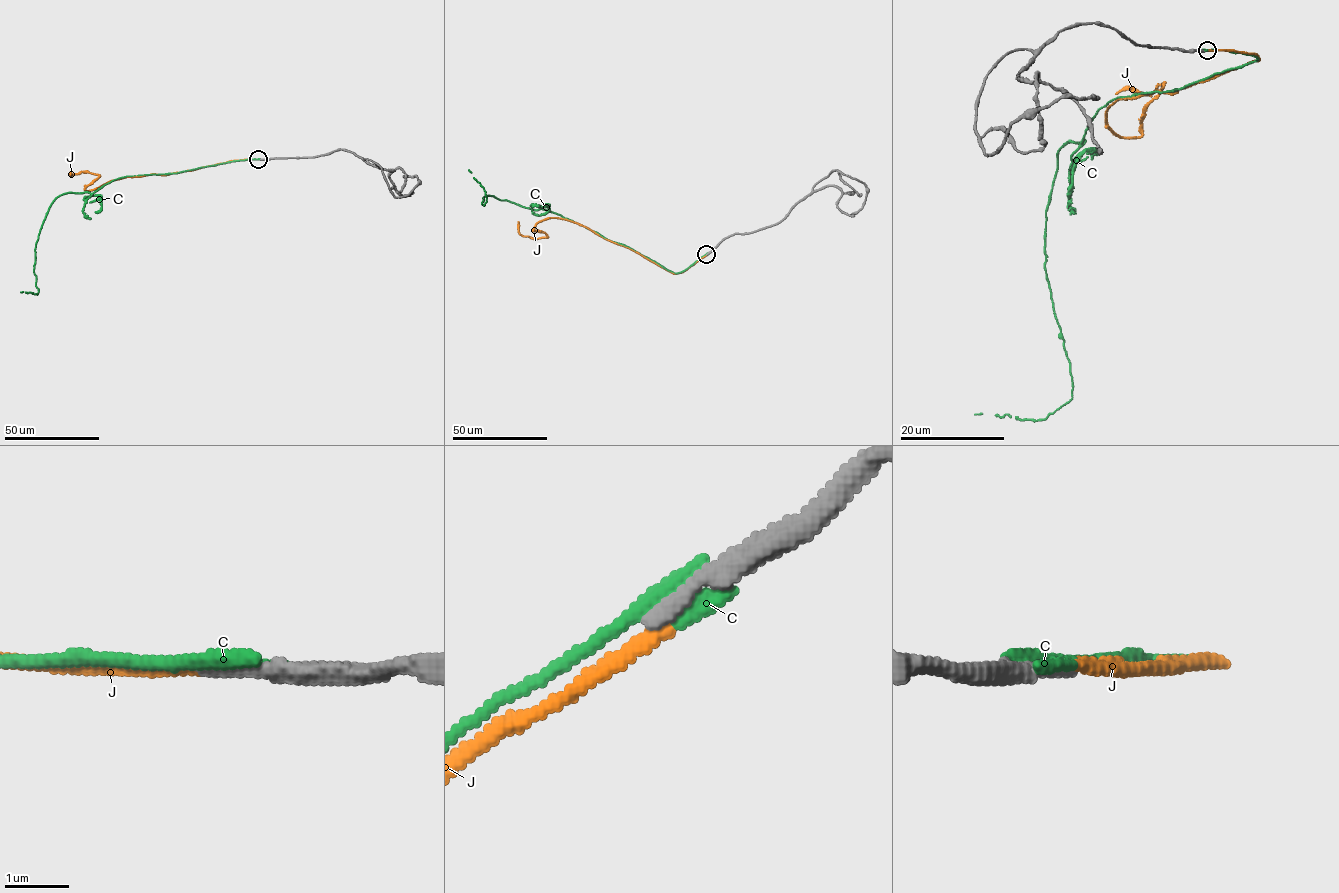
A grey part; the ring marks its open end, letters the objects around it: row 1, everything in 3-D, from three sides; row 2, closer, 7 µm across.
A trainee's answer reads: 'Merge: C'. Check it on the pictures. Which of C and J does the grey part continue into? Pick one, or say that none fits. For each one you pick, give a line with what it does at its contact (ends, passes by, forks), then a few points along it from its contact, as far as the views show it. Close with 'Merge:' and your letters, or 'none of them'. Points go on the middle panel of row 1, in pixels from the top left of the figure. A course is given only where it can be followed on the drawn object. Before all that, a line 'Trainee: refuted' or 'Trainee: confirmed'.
Trainee: refuted
Merge: none of them

